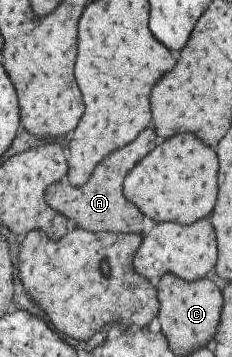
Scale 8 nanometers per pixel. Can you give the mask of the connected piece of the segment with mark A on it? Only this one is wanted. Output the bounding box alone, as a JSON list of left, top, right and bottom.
[44,124,155,232]

